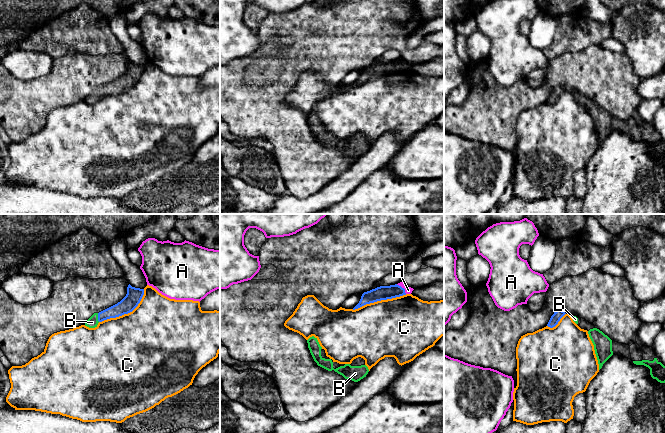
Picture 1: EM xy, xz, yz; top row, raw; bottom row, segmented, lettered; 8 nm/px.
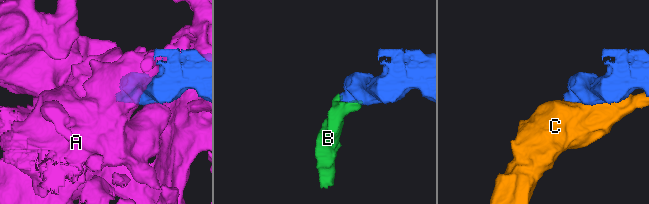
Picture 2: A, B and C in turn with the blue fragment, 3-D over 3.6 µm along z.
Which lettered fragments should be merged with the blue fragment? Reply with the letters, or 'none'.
B

